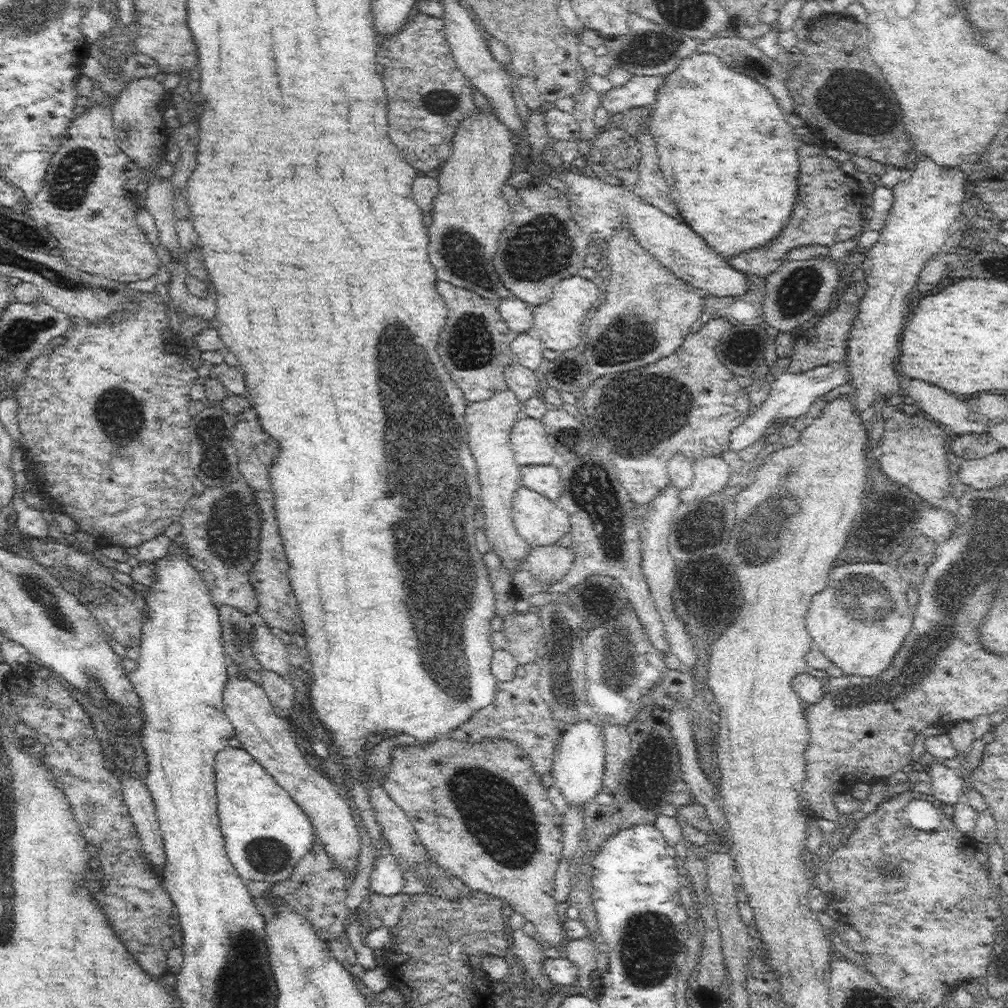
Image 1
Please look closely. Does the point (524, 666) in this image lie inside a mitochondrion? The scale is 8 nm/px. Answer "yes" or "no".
no

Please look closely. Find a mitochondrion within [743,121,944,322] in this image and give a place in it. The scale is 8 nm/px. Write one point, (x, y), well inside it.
(794, 292)

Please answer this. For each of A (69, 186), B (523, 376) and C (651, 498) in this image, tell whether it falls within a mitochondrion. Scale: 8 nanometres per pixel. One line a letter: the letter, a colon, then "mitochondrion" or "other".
A: mitochondrion
B: other
C: other

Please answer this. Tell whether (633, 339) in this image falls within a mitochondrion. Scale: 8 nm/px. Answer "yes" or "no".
yes

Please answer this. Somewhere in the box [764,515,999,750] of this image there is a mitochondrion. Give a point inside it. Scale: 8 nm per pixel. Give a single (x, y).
(861, 600)

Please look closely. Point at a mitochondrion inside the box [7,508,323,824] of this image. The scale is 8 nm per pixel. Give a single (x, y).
(34, 588)

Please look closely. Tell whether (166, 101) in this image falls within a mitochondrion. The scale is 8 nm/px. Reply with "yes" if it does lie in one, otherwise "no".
no

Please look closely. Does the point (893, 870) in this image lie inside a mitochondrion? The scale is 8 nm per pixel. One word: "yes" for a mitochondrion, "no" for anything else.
yes

